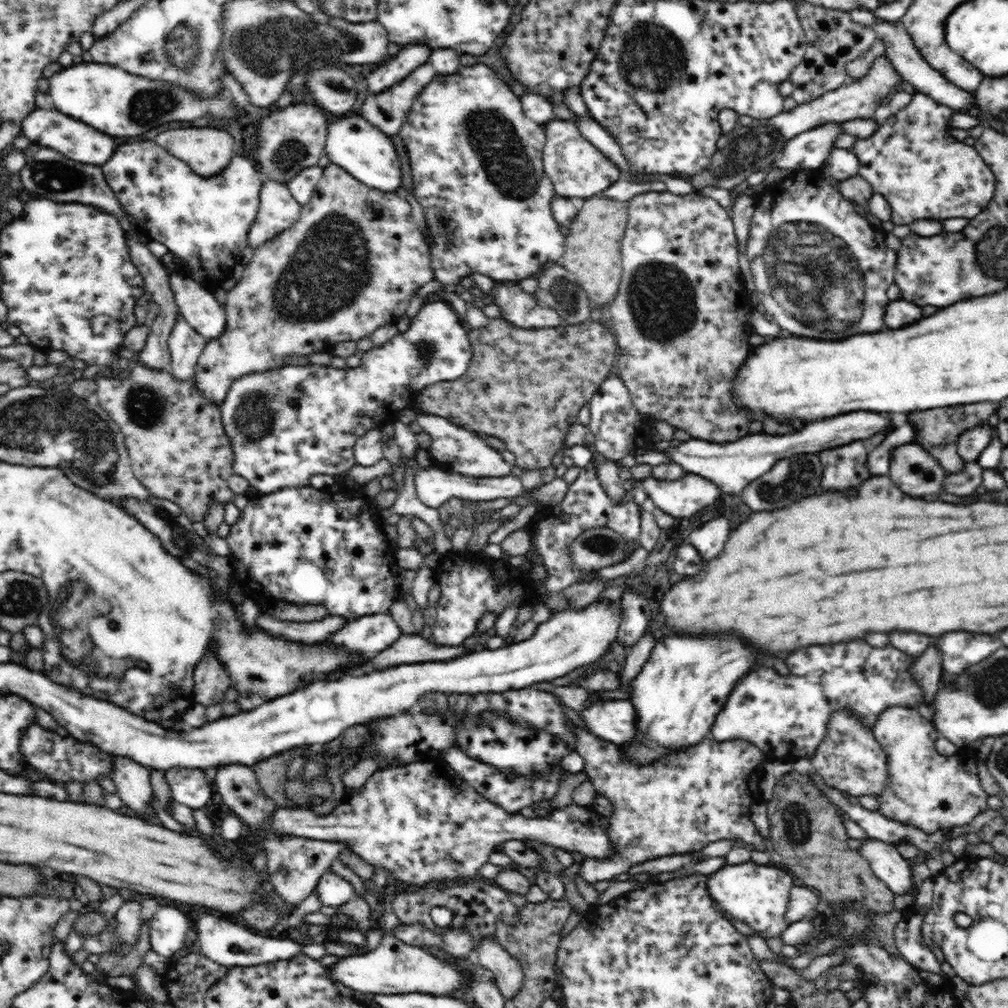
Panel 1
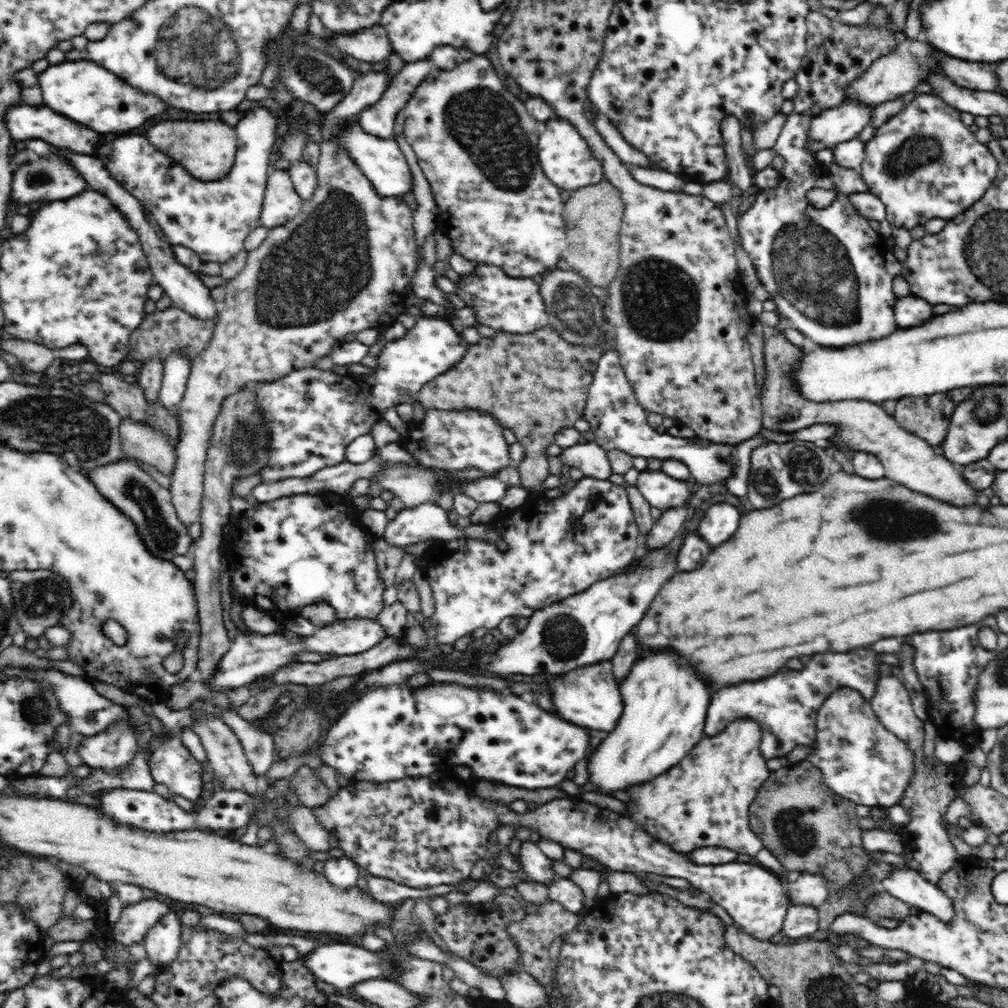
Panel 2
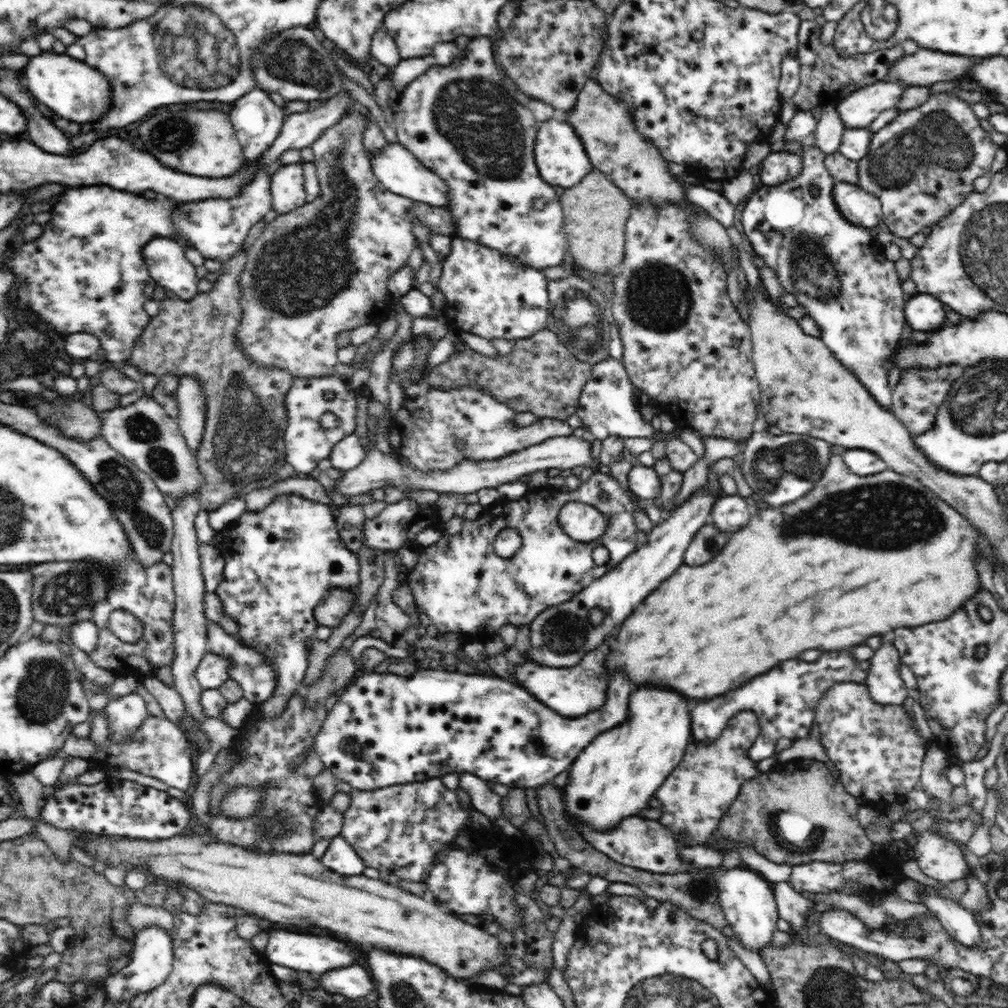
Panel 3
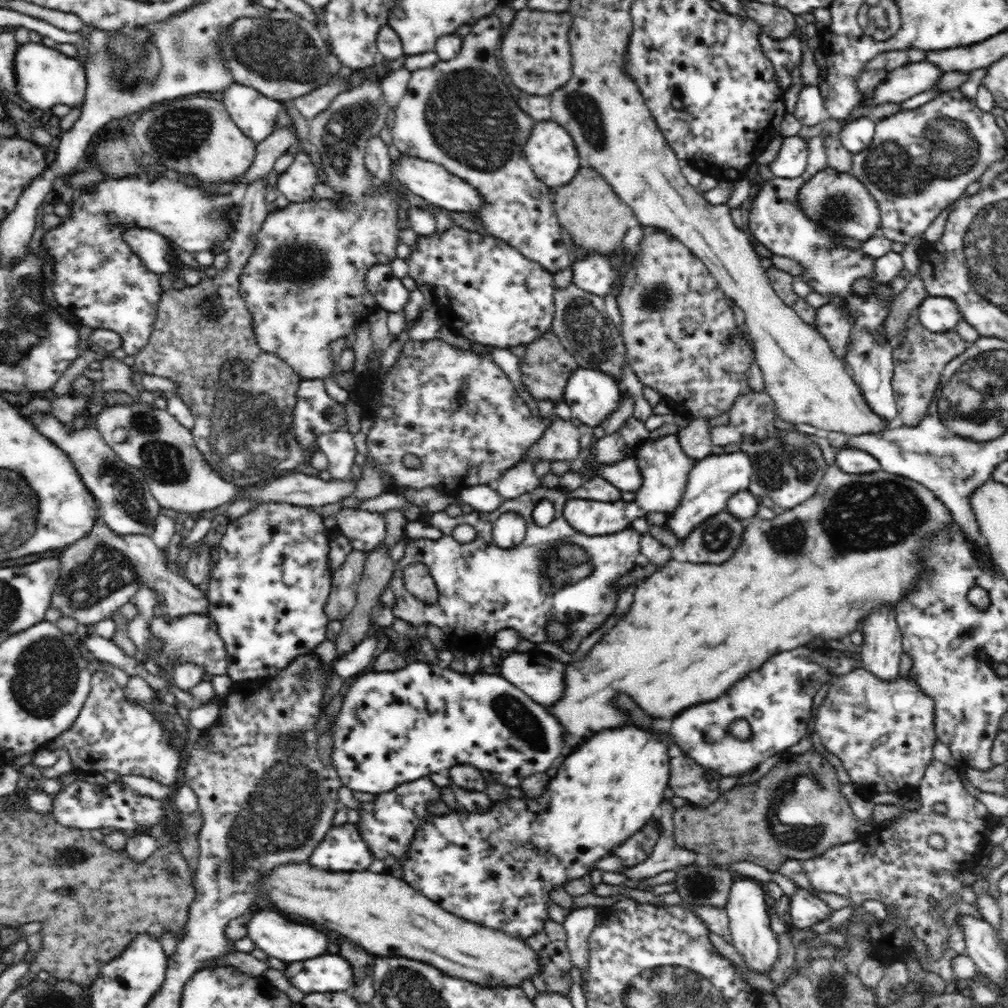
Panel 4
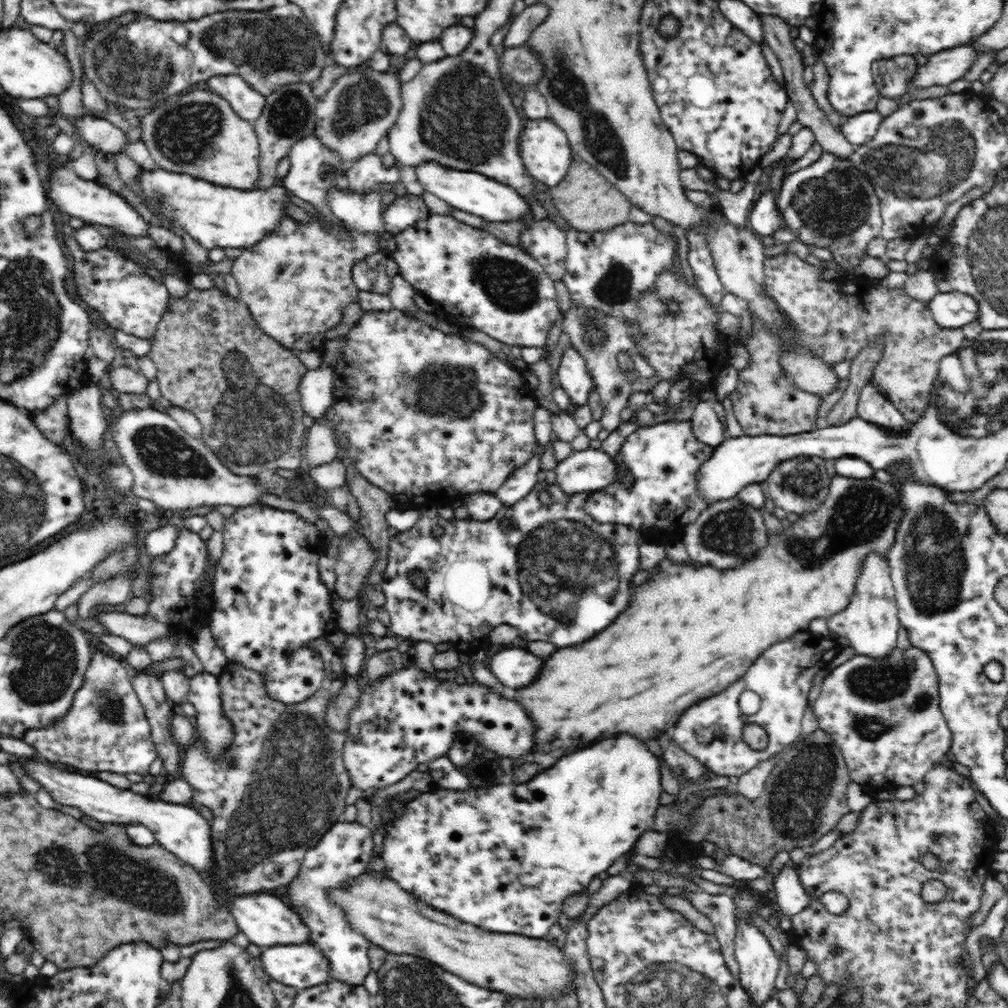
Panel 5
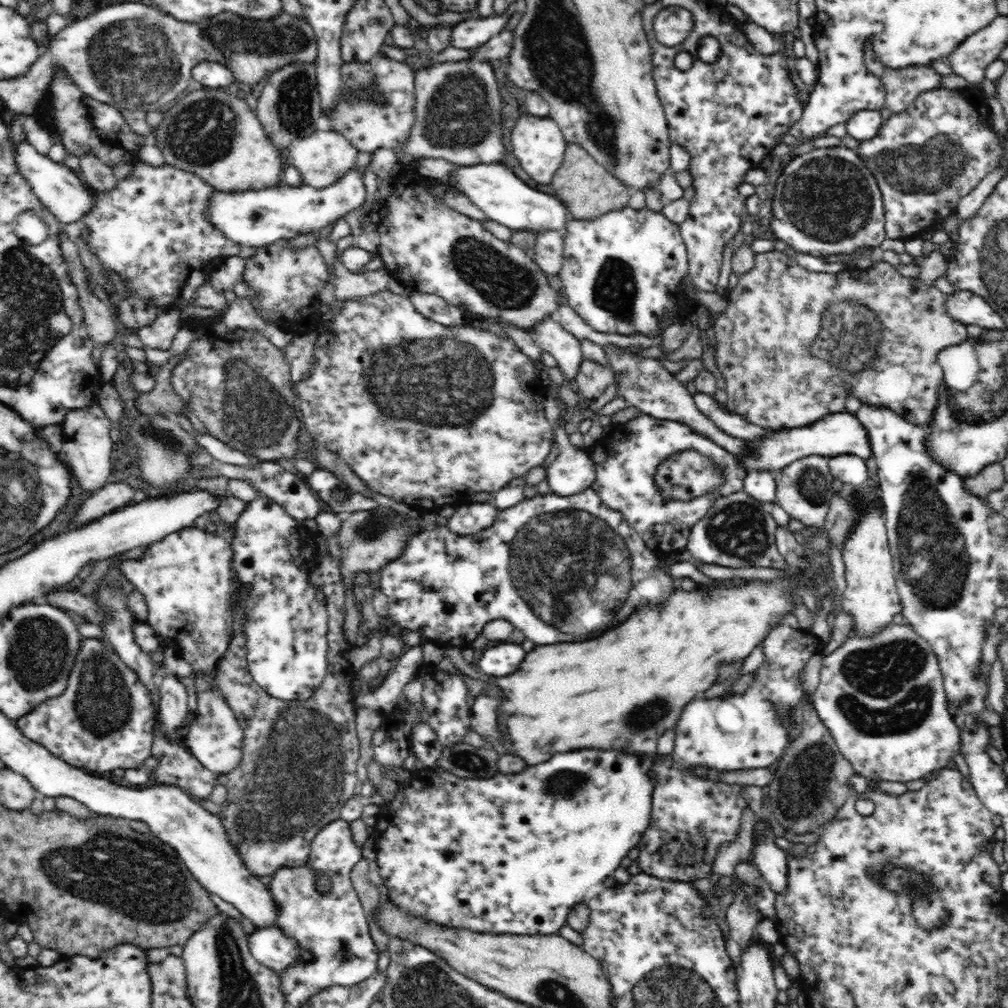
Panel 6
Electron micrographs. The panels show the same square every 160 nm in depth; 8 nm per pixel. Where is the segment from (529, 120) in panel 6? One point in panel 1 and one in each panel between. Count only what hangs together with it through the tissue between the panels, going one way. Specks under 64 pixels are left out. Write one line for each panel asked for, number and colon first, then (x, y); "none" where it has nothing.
1: (578, 170)
2: (564, 155)
3: (562, 161)
4: (551, 153)
5: (544, 149)

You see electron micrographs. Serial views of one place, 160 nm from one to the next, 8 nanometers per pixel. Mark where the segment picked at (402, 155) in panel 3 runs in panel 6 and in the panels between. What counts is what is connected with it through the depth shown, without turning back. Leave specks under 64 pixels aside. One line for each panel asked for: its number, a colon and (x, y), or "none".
4: (431, 181)
5: (469, 191)
6: (499, 193)

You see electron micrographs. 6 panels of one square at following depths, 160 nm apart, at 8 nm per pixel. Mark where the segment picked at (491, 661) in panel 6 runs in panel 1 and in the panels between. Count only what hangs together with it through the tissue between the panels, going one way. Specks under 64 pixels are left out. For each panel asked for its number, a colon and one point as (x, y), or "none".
1: (613, 720)
2: (589, 696)
3: (573, 691)
4: (543, 680)
5: (514, 667)

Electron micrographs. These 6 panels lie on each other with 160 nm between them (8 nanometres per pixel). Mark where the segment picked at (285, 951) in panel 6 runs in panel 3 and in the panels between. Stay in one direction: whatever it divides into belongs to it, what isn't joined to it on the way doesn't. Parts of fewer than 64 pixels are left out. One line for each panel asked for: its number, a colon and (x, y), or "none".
3: (353, 982)
4: (330, 972)
5: (302, 966)

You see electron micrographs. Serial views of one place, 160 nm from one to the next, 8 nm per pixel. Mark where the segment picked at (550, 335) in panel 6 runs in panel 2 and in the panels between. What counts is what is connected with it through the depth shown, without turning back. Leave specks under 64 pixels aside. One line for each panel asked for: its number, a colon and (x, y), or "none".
2: (617, 419)
3: (607, 406)
4: (592, 395)
5: (573, 375)

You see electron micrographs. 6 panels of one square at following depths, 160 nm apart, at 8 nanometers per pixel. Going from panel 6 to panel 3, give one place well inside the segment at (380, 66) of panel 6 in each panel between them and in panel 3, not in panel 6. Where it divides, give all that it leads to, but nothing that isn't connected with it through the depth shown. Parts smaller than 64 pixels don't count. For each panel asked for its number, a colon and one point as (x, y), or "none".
3: (322, 269)
4: (305, 285)
5: (360, 108)

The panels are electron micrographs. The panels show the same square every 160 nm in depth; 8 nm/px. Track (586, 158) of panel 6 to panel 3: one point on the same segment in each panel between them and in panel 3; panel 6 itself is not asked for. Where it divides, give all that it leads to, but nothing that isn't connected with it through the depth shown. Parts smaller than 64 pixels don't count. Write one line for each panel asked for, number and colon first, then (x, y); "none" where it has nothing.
3: (595, 211)
4: (596, 218)
5: (588, 202)

